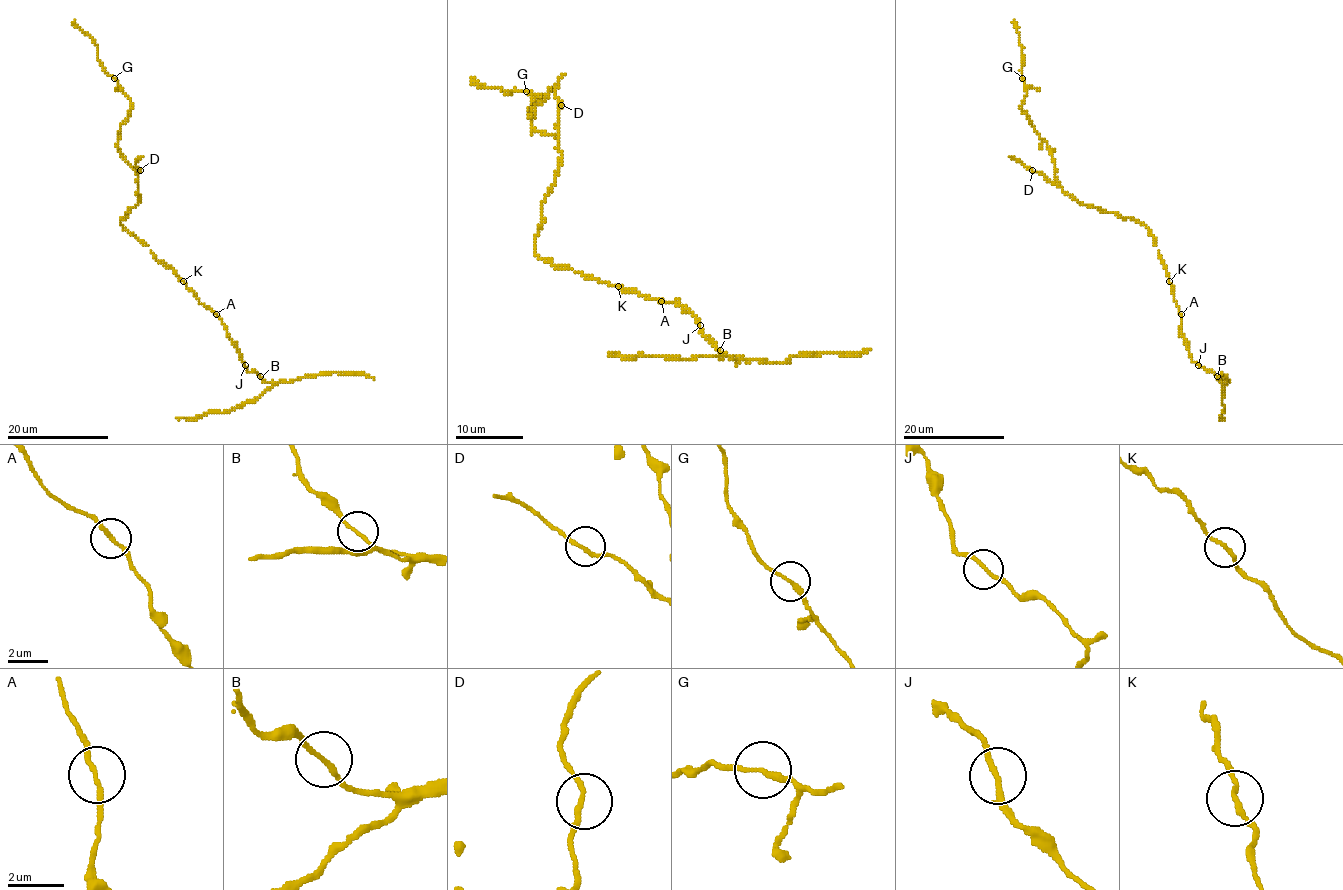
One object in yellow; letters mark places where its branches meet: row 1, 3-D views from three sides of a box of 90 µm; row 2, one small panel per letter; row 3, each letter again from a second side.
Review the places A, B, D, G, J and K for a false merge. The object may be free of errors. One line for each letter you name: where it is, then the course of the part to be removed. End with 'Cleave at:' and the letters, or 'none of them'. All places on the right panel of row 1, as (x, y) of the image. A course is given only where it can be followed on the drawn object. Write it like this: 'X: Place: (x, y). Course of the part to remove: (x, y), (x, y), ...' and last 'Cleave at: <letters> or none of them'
Cleave at: none of them

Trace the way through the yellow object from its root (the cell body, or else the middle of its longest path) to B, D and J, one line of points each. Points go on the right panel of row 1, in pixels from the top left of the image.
B: (1154, 238), (1158, 256), (1173, 286), (1174, 302), (1181, 314), (1181, 335), (1191, 359), (1217, 376)
D: (1154, 238), (1144, 224), (1082, 204), (1032, 170)
J: (1154, 238), (1158, 256), (1173, 286), (1174, 302), (1181, 314), (1181, 335), (1191, 359), (1198, 365)

